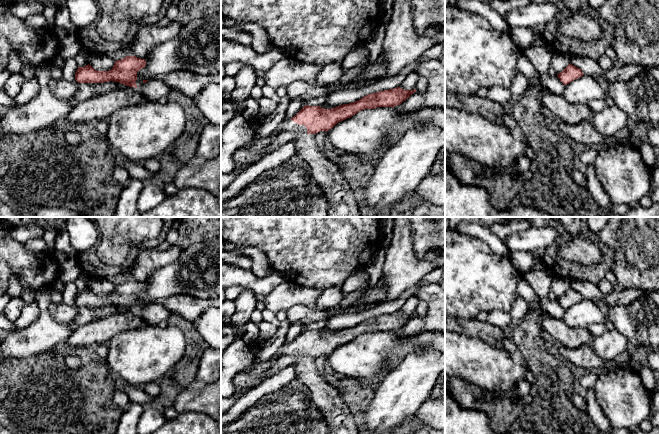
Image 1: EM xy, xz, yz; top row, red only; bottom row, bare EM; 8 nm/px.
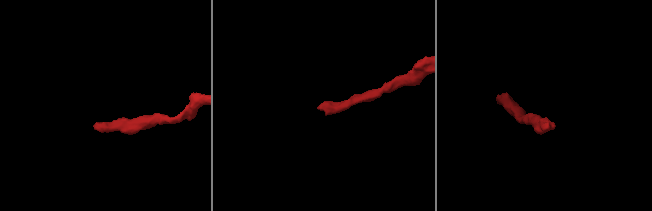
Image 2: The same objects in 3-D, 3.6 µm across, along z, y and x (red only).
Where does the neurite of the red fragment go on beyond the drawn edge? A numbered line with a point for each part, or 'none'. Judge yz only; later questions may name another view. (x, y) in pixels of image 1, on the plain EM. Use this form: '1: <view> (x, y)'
none

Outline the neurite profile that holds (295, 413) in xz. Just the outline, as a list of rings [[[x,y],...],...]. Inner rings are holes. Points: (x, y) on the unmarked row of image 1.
[[[301,391],[257,403],[221,427],[221,434],[328,434],[328,425],[312,399]]]

